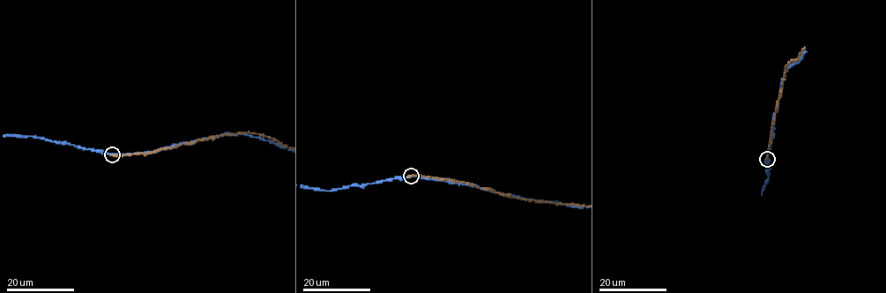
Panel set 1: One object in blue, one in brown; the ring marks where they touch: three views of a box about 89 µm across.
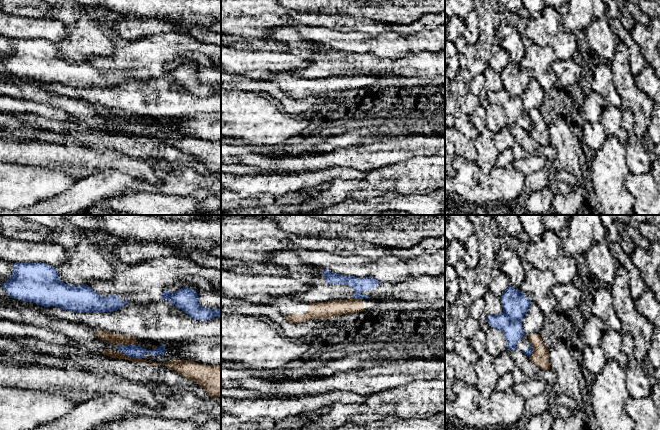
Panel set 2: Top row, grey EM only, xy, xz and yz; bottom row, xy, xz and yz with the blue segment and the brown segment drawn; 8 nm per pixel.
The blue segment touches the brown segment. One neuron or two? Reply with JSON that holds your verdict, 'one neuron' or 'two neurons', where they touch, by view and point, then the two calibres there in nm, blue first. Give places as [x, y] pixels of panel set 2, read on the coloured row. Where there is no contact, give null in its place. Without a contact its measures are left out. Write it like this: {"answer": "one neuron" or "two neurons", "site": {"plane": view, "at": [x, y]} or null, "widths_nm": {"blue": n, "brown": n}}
{"answer": "two neurons", "site": {"plane": "xy", "at": [131, 356]}, "widths_nm": {"blue": 100, "brown": 50}}

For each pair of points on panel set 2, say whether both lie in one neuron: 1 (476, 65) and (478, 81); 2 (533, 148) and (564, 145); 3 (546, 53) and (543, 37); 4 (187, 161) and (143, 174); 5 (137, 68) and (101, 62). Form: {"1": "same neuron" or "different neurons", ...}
{"1": "different neurons", "2": "different neurons", "3": "different neurons", "4": "different neurons", "5": "same neuron"}

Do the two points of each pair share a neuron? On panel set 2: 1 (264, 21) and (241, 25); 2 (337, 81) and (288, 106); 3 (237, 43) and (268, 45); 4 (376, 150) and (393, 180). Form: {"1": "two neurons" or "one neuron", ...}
{"1": "one neuron", "2": "two neurons", "3": "one neuron", "4": "two neurons"}

